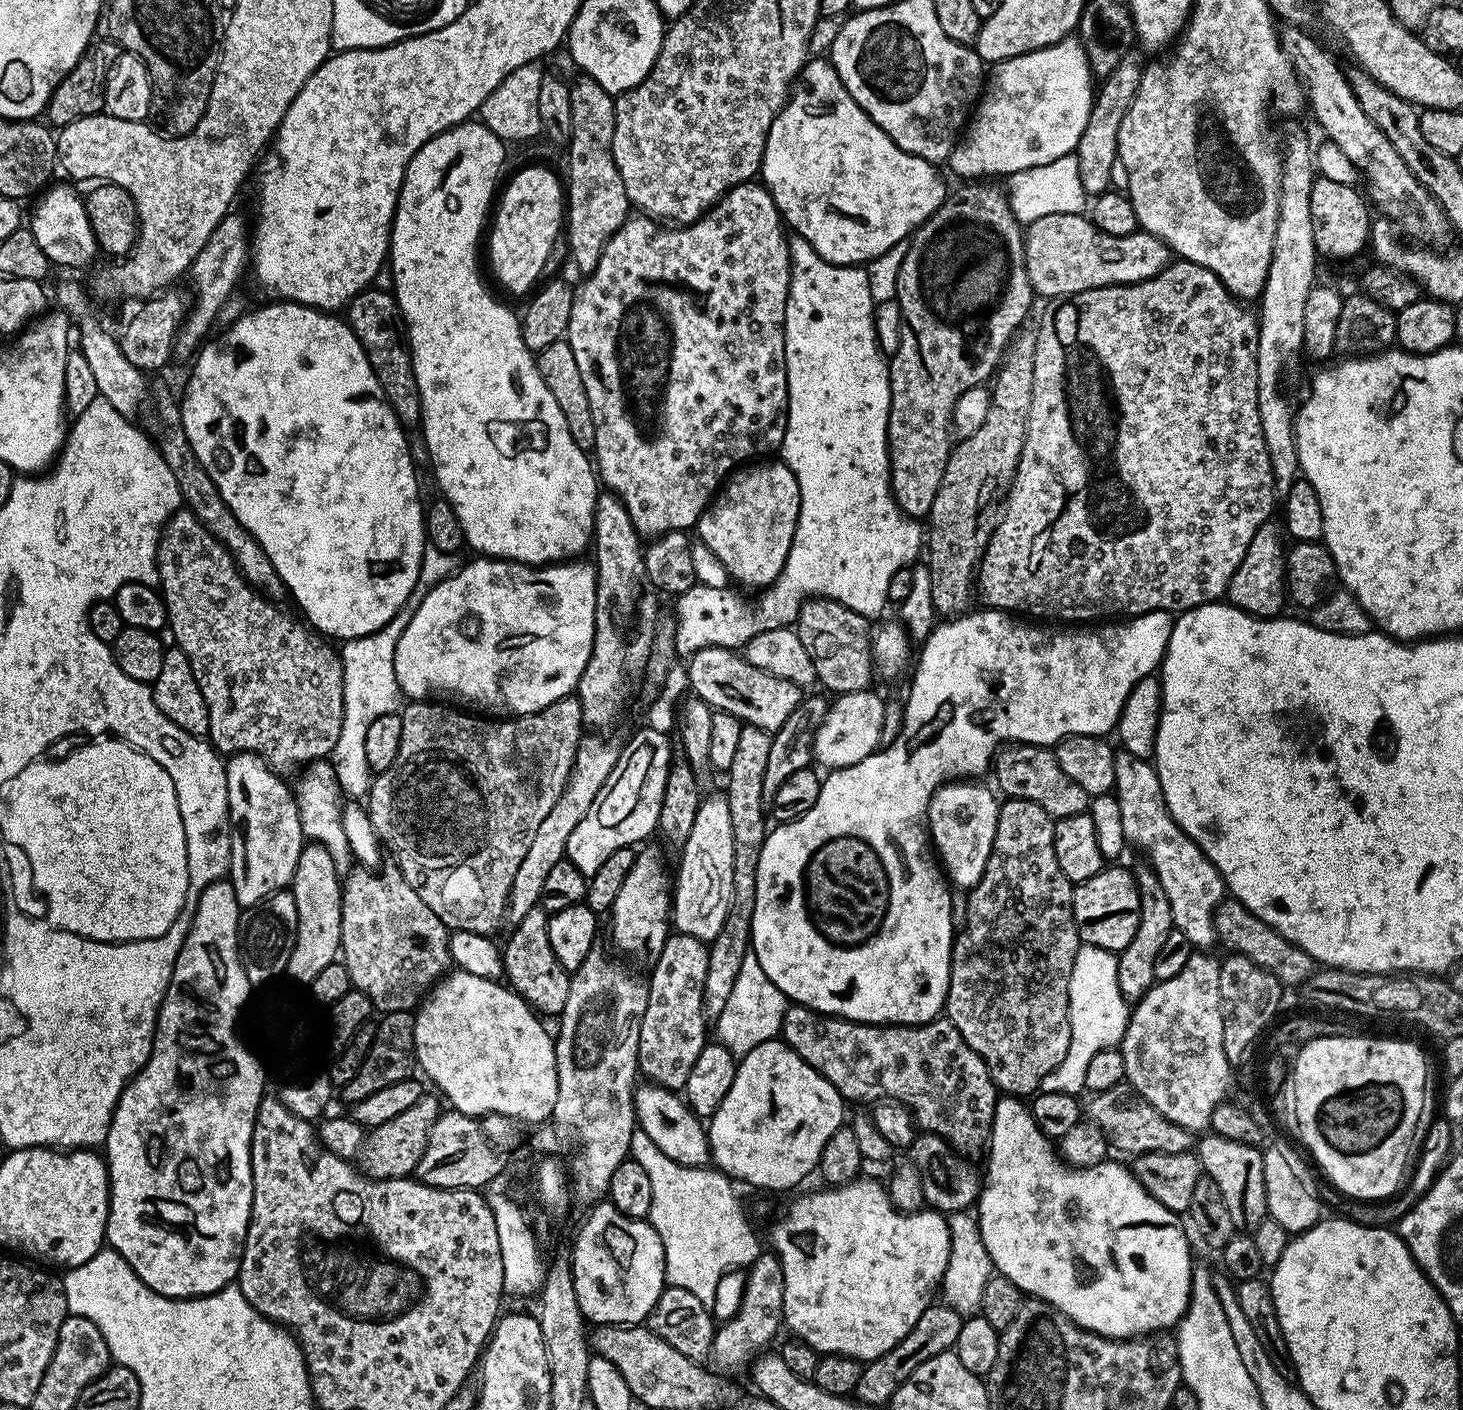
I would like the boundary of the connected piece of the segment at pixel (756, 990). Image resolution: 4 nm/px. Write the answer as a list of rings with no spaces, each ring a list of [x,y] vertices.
[[[750,950],[746,958],[742,958],[742,967],[738,970],[738,979],[734,982],[734,991],[722,1009],[722,1014],[714,1022],[715,1039],[723,1044],[726,1051],[734,1058],[743,1058],[768,1040],[775,1040],[781,1035],[784,1027],[784,1011],[790,1007],[789,1001],[766,978],[766,970],[758,966],[758,958]]]

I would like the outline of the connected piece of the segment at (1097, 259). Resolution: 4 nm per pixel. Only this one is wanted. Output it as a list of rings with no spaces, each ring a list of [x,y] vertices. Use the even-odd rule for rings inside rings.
[[[1075,212],[1074,214],[1046,214],[1046,218],[1038,218],[1033,224],[1027,225],[1024,234],[1024,257],[1026,258],[1026,274],[1030,278],[1030,286],[1032,287],[1033,293],[1035,293],[1037,297],[1056,296],[1052,298],[1063,298],[1076,295],[1079,292],[1085,292],[1091,288],[1114,286],[1115,284],[1137,284],[1143,280],[1154,278],[1170,262],[1170,249],[1160,237],[1151,236],[1150,233],[1143,230],[1137,230],[1125,236],[1106,234],[1102,230],[1098,230],[1098,226],[1093,224],[1087,215]]]

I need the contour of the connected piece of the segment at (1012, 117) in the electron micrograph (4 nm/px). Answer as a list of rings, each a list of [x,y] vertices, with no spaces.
[[[1069,38],[1059,40],[1058,43],[1052,44],[1049,48],[1039,48],[1033,52],[1027,52],[1021,56],[1015,56],[1009,60],[1001,60],[999,64],[991,69],[990,75],[987,77],[986,83],[982,89],[982,95],[975,105],[974,111],[958,141],[954,146],[954,150],[948,156],[946,161],[947,167],[950,166],[958,175],[964,176],[960,178],[996,178],[992,176],[1001,176],[1007,178],[1021,172],[1027,168],[1034,166],[1046,166],[1046,162],[1054,162],[1063,156],[1073,155],[1079,144],[1079,138],[1086,128],[1087,120],[1090,118],[1091,108],[1094,99],[1094,77],[1092,71],[1088,69],[1088,59],[1084,53],[1084,48],[1080,45],[1079,39]]]

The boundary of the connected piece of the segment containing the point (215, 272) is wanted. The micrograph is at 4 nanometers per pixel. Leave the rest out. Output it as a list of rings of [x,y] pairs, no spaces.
[[[236,210],[229,211],[227,216],[214,226],[214,234],[206,238],[206,246],[198,250],[198,258],[192,260],[190,277],[192,284],[196,287],[196,301],[191,301],[190,307],[176,333],[175,355],[191,357],[205,343],[209,335],[208,327],[217,323],[219,310],[224,303],[237,291],[236,283],[240,280],[240,274],[250,264],[250,224],[244,221],[236,213]]]

